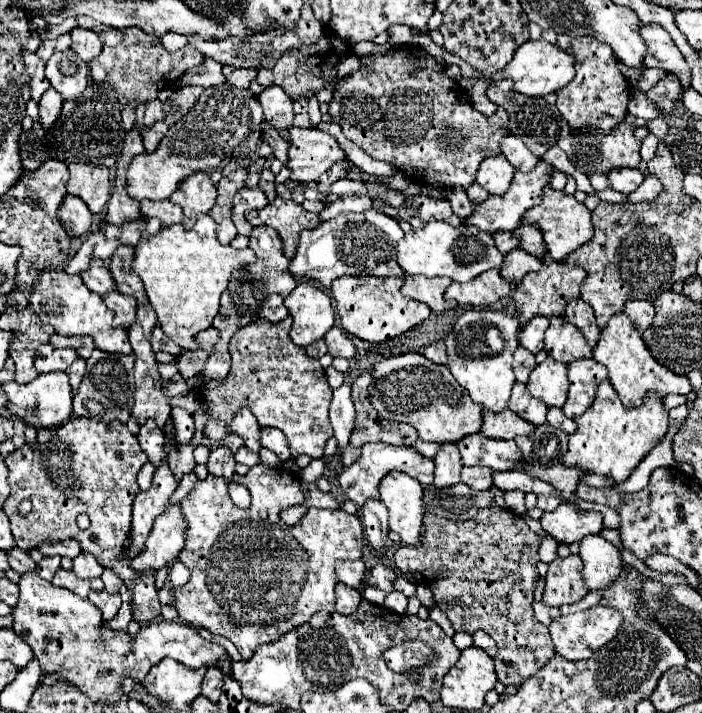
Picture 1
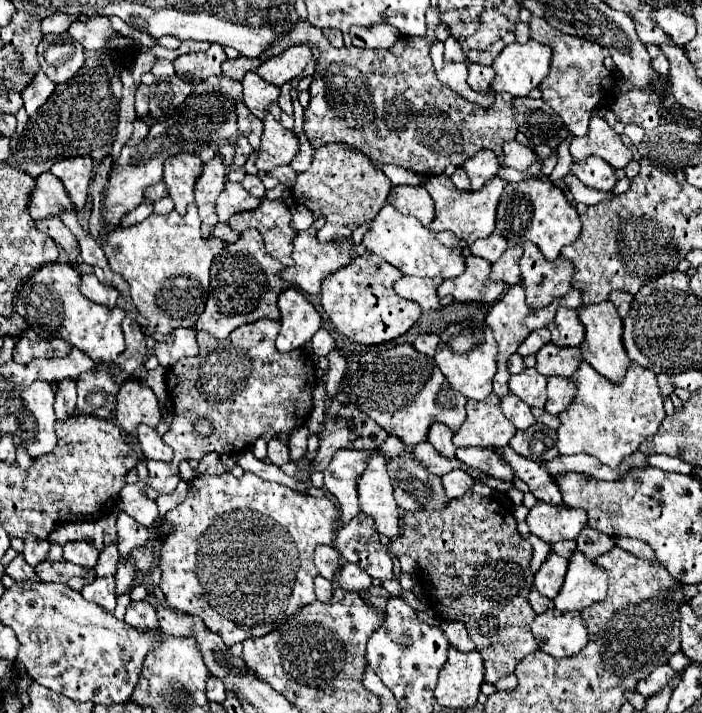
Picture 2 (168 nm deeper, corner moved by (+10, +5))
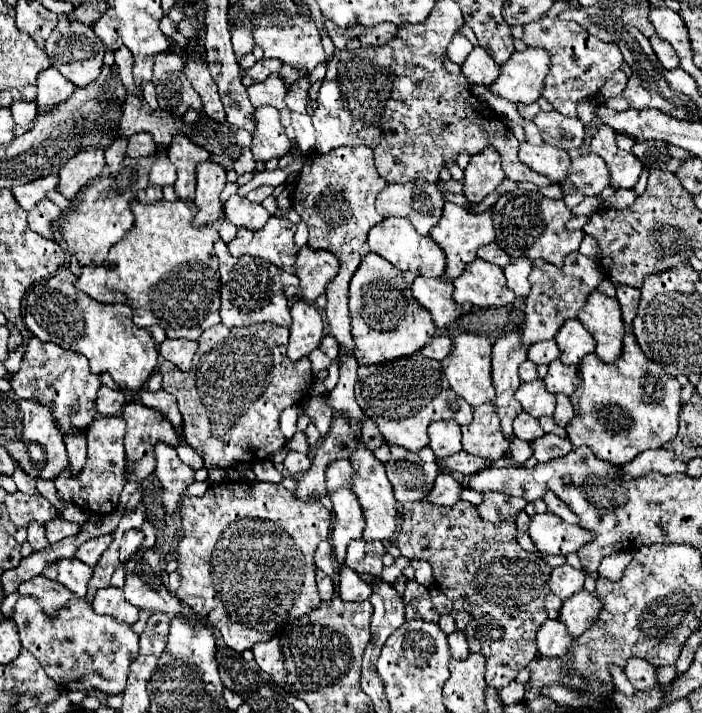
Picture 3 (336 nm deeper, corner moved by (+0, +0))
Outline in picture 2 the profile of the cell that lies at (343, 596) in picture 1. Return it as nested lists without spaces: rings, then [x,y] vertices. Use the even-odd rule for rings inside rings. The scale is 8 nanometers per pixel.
[[[316,575],[316,577],[314,577],[314,587],[316,587],[316,597],[318,597],[318,601],[328,603],[328,599],[332,597],[332,591],[334,591],[332,581],[324,579],[322,575]]]

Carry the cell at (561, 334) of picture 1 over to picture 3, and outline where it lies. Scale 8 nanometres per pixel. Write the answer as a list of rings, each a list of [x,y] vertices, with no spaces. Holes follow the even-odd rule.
[[[554,360],[548,366],[548,374],[544,378],[544,384],[552,394],[562,392],[562,394],[570,396],[576,390],[576,386],[580,384],[578,368],[576,366],[566,366],[560,360]]]

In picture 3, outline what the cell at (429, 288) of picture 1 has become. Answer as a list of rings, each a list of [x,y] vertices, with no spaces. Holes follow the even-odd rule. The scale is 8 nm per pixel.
[[[418,276],[412,284],[414,298],[422,308],[426,308],[432,314],[432,320],[438,328],[448,326],[462,314],[458,304],[452,300],[452,292],[454,286],[450,280],[430,280]]]

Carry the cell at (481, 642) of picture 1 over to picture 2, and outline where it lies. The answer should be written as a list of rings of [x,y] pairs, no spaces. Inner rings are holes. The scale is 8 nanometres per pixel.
[[[442,621],[442,631],[448,637],[450,645],[456,647],[458,651],[474,651],[474,643],[470,641],[464,623],[460,621]]]

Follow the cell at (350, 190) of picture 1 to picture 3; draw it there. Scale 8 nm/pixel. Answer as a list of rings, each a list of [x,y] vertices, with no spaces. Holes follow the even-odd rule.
[[[384,218],[378,226],[374,226],[368,234],[368,244],[370,250],[378,256],[382,256],[384,260],[388,260],[390,264],[394,264],[400,270],[410,270],[410,272],[418,272],[426,278],[444,278],[446,272],[446,256],[442,254],[442,248],[438,248],[430,236],[422,236],[416,232],[416,228],[410,224],[410,220],[406,218]]]

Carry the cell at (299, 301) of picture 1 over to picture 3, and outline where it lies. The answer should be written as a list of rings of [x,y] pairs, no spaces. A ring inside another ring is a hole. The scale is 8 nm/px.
[[[296,300],[290,308],[290,314],[292,326],[290,326],[288,358],[296,362],[320,346],[324,336],[324,322],[316,306],[306,304],[304,300]]]

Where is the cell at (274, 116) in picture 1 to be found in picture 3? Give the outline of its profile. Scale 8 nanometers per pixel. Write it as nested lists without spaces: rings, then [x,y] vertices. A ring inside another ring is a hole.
[[[278,74],[268,76],[264,82],[256,82],[248,88],[248,96],[254,108],[262,108],[262,106],[274,106],[280,110],[280,120],[284,126],[290,126],[290,110],[284,104],[284,96],[286,96],[286,86],[282,82],[282,78]]]

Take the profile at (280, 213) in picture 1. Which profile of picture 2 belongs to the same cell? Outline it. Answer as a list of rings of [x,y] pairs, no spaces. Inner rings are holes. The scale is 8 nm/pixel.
[[[262,199],[258,209],[232,215],[228,225],[234,233],[244,233],[252,227],[258,229],[266,251],[284,267],[292,267],[292,239],[296,231],[290,227],[290,219],[290,209],[282,201]]]

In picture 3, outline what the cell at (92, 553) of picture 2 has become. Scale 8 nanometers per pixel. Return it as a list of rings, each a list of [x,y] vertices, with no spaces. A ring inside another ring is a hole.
[[[106,534],[106,536],[98,536],[98,538],[92,538],[92,540],[86,540],[86,542],[78,548],[76,558],[82,560],[84,564],[88,564],[88,566],[94,568],[94,566],[98,564],[98,560],[100,560],[102,552],[108,548],[110,542],[112,542],[112,536],[110,536],[110,534]]]

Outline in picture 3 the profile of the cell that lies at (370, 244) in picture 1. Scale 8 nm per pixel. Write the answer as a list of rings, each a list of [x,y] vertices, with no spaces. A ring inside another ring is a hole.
[[[304,244],[298,250],[298,260],[296,260],[296,276],[300,278],[300,296],[314,304],[314,300],[326,292],[328,282],[338,274],[338,258],[332,252],[324,250],[314,250],[308,244]]]

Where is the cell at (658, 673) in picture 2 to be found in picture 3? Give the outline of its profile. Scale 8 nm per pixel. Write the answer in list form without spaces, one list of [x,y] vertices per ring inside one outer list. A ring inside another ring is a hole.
[[[630,658],[626,668],[624,668],[628,680],[632,682],[632,686],[640,692],[648,692],[650,688],[658,688],[660,682],[656,678],[656,666],[648,664],[642,658]]]

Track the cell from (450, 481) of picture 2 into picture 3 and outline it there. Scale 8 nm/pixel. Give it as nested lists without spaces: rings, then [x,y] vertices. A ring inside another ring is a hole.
[[[438,474],[436,482],[434,482],[434,488],[430,492],[430,496],[426,498],[426,502],[432,502],[432,504],[440,504],[440,506],[452,506],[460,500],[460,494],[462,494],[462,486],[448,474]]]

